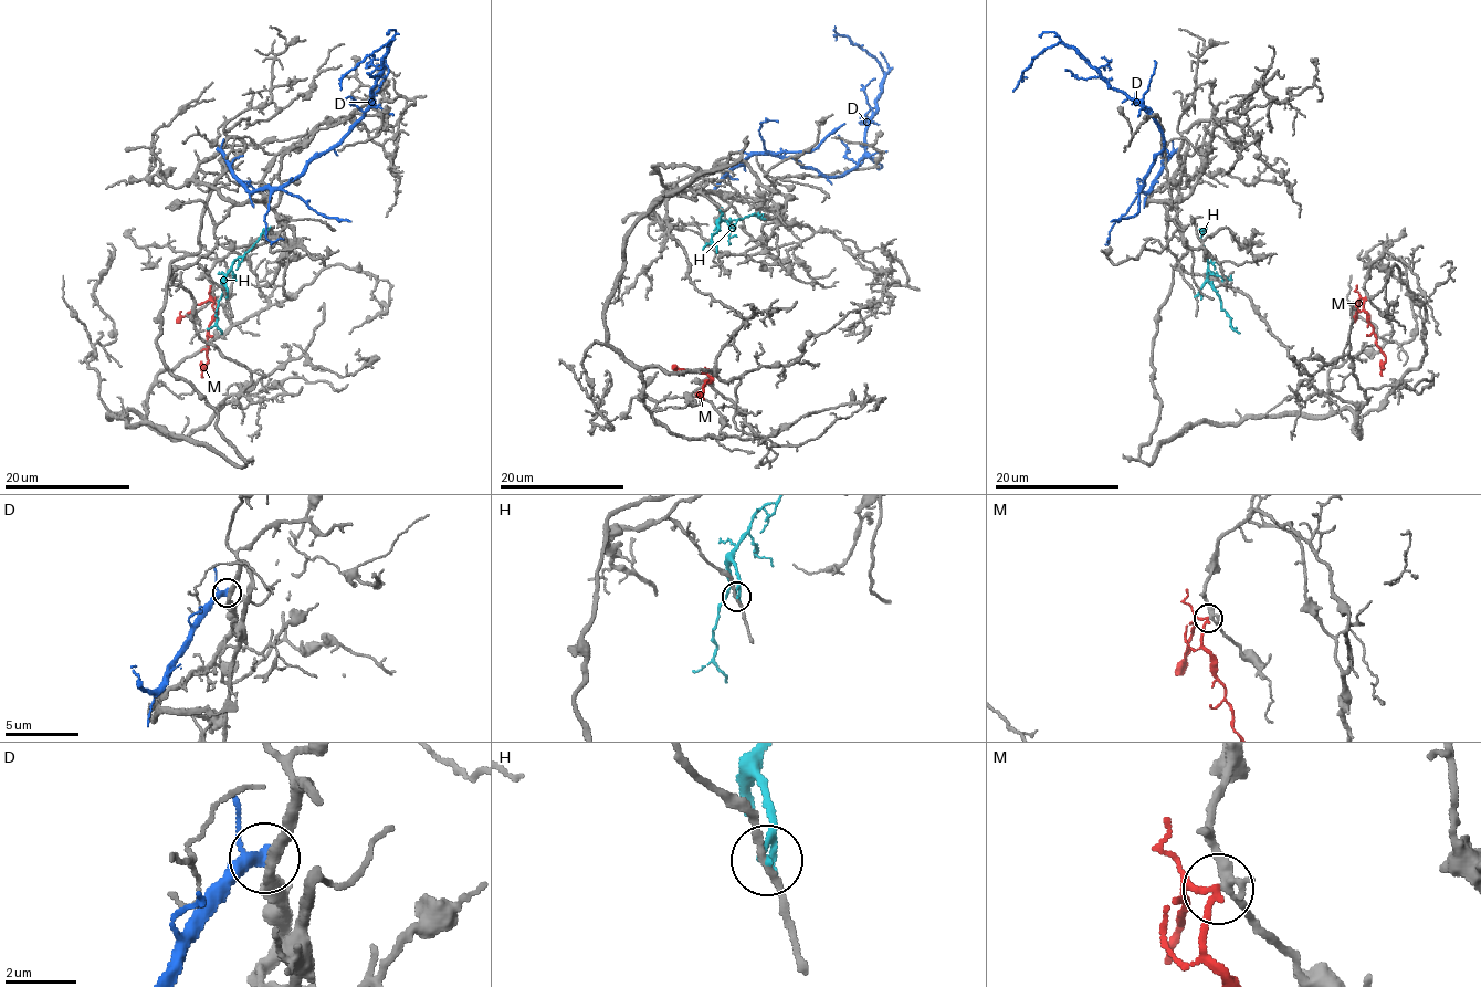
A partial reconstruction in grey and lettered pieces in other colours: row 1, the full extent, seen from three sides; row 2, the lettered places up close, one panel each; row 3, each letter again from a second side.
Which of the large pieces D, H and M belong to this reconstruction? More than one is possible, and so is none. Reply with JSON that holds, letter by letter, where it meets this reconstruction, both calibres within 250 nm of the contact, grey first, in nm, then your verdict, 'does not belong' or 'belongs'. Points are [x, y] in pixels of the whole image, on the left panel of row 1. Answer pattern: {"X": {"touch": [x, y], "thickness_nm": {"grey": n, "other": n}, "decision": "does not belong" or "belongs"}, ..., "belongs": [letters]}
{"D": {"touch": [218, 149], "thickness_nm": {"grey": 360, "other": 280}, "decision": "does not belong"}, "H": {"touch": [226, 296], "thickness_nm": {"grey": 180, "other": 140}, "decision": "does not belong"}, "M": {"touch": [214, 298], "thickness_nm": {"grey": 280, "other": 180}, "decision": "belongs"}, "belongs": ["M"]}

